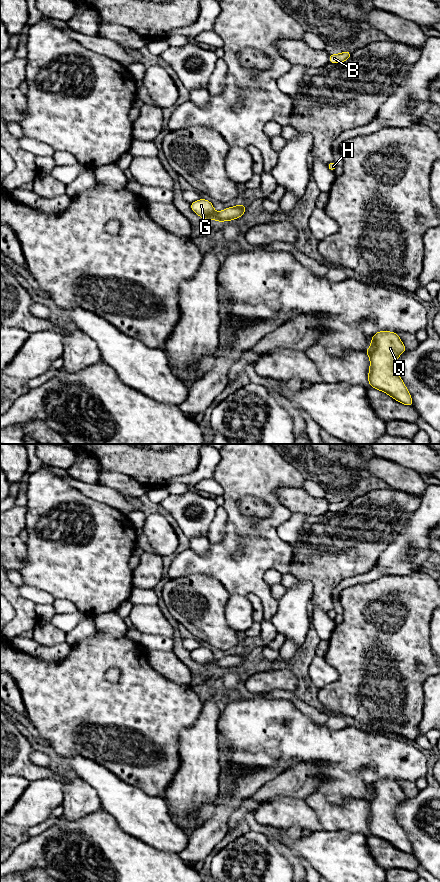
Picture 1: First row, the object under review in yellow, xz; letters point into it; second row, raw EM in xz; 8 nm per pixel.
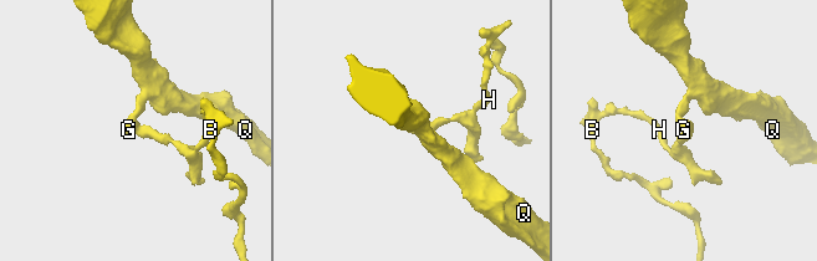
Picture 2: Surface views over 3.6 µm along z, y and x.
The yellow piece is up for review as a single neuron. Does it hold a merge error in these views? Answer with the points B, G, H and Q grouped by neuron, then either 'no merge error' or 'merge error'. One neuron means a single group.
groups B H / G Q; merge error

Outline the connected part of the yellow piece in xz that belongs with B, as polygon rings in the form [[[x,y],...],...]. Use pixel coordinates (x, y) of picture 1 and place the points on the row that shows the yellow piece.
[[[345,51],[340,54],[329,55],[329,63],[343,63],[351,56],[351,52]]]

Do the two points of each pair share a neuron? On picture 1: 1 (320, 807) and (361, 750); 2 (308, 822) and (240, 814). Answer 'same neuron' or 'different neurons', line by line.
1: different neurons
2: different neurons

